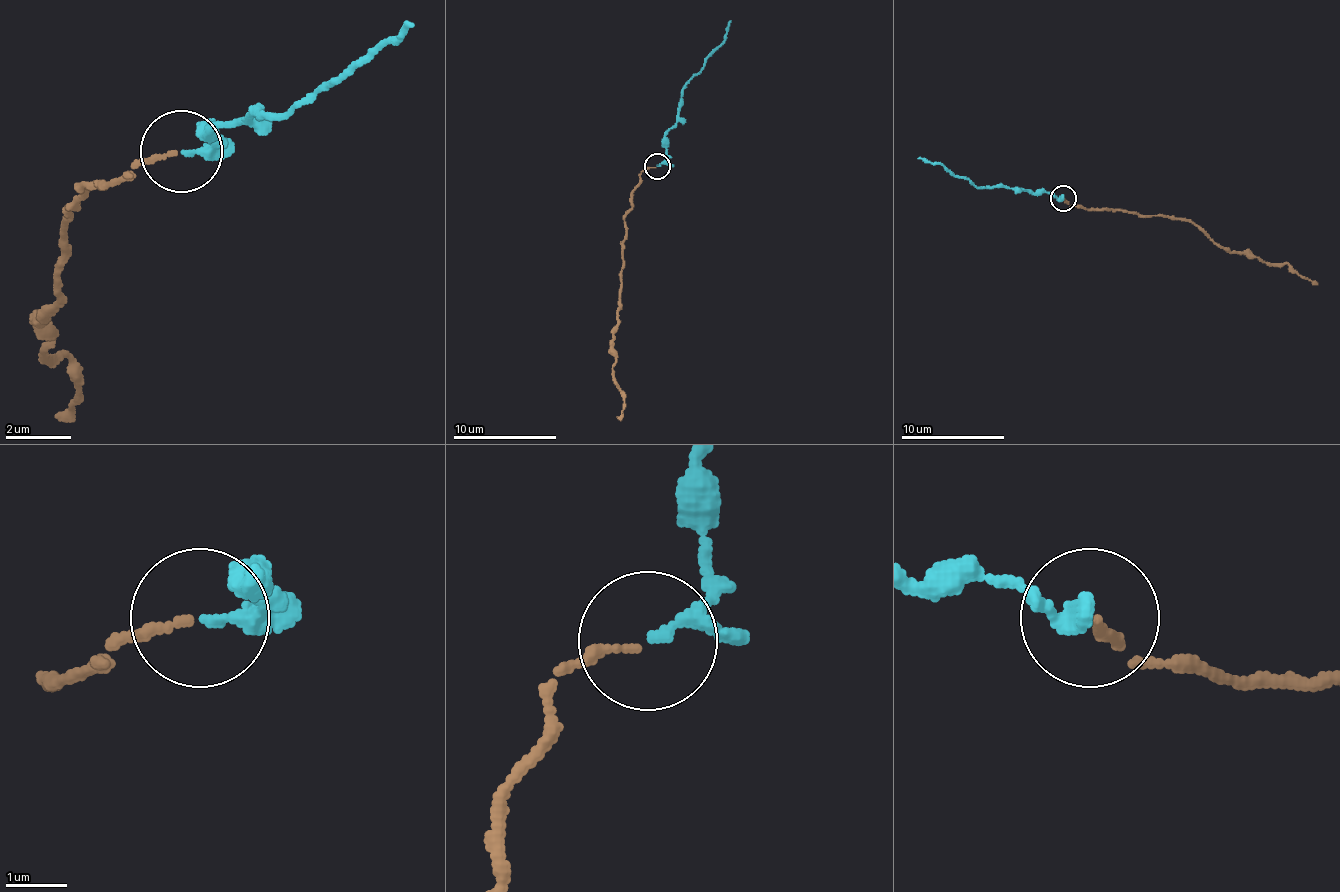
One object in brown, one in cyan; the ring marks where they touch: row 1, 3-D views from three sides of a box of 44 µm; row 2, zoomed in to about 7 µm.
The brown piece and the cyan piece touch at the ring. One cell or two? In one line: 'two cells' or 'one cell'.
one cell

